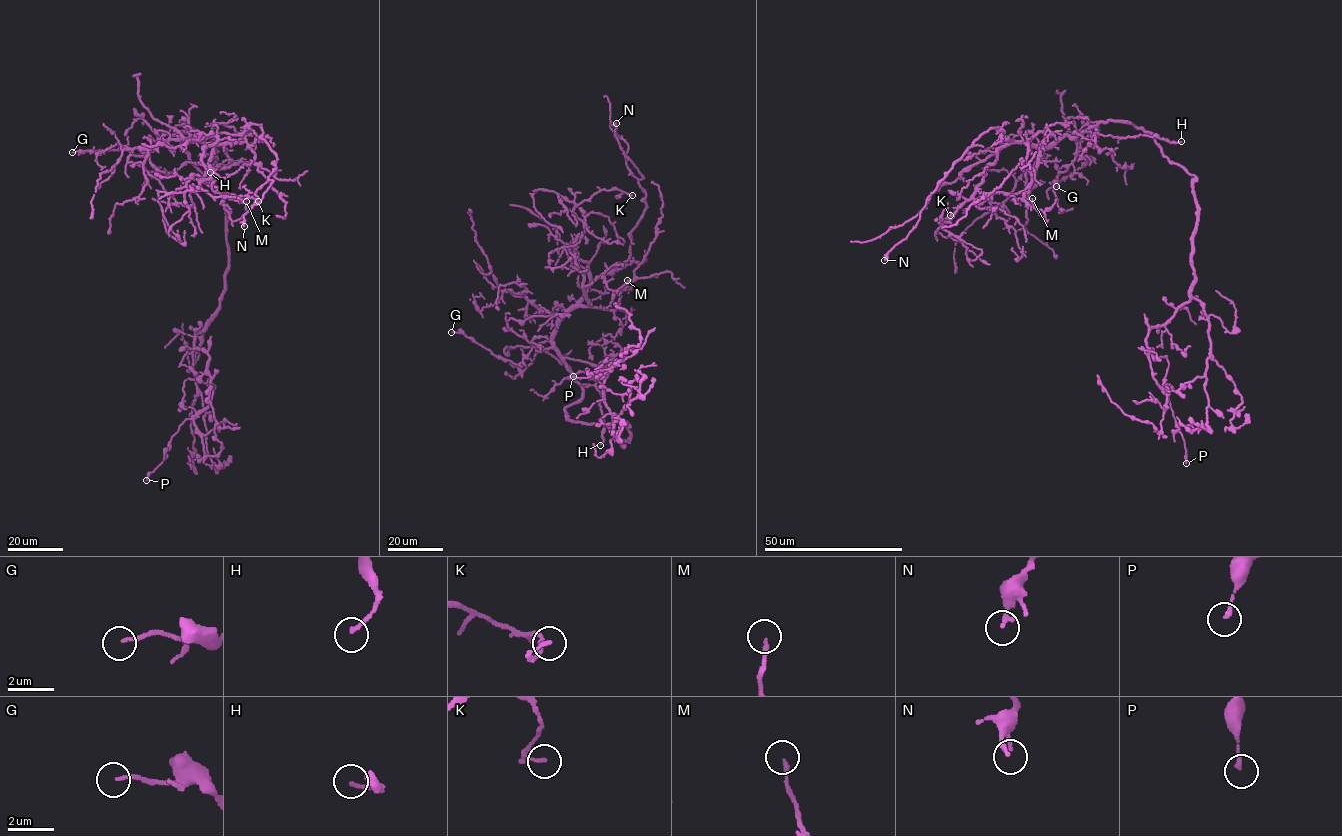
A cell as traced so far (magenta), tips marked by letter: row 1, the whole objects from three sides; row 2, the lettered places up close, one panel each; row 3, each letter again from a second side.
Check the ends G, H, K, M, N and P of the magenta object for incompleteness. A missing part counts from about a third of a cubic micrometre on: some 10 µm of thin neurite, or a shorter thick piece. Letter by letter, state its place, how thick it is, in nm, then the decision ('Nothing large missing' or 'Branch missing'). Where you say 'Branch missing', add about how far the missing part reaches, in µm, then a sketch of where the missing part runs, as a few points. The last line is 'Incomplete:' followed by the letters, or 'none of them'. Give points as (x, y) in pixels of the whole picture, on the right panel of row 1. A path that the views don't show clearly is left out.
G: Place: (1056, 186). Thickness 130 nm. Nothing large missing
H: Place: (1181, 141). Thickness 150 nm. Nothing large missing
K: Place: (950, 215). Thickness 140 nm. Nothing large missing
M: Place: (1032, 198). Thickness 160 nm. Nothing large missing
N: Place: (884, 260). Thickness 180 nm. Nothing large missing
P: Place: (1186, 463). Thickness 160 nm. Nothing large missing
Incomplete: none of them

